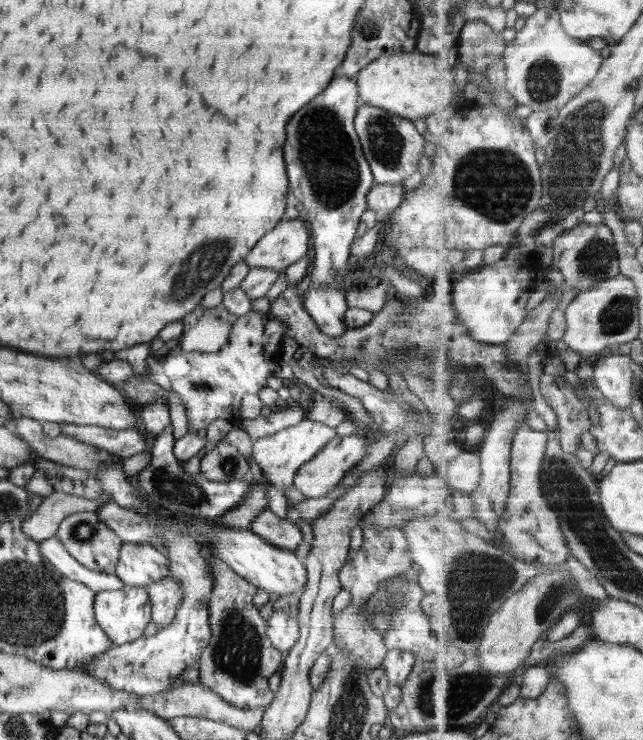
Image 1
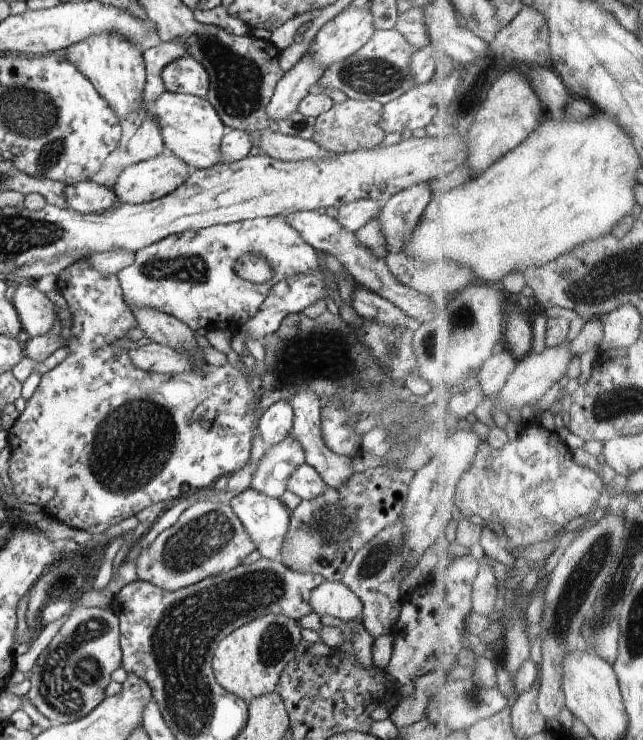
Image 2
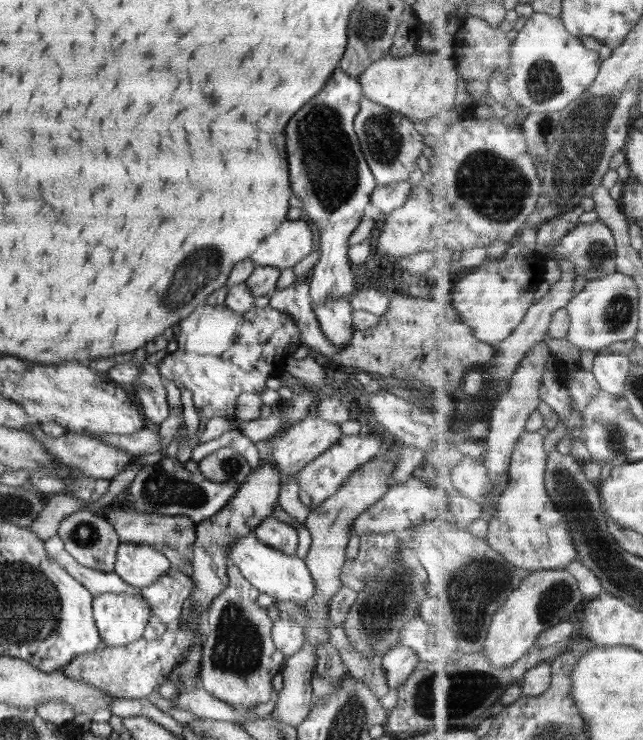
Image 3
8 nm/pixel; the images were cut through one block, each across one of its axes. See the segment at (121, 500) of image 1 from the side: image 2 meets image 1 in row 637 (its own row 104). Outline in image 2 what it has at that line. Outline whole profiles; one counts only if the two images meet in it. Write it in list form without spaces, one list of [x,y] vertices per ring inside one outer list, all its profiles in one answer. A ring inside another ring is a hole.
[[[164,91],[150,104],[140,100],[138,113],[140,120],[152,116],[156,118],[166,148],[170,148],[178,158],[182,158],[191,169],[206,169],[224,163],[220,156],[220,142],[227,126],[218,118],[218,114],[205,98]]]

